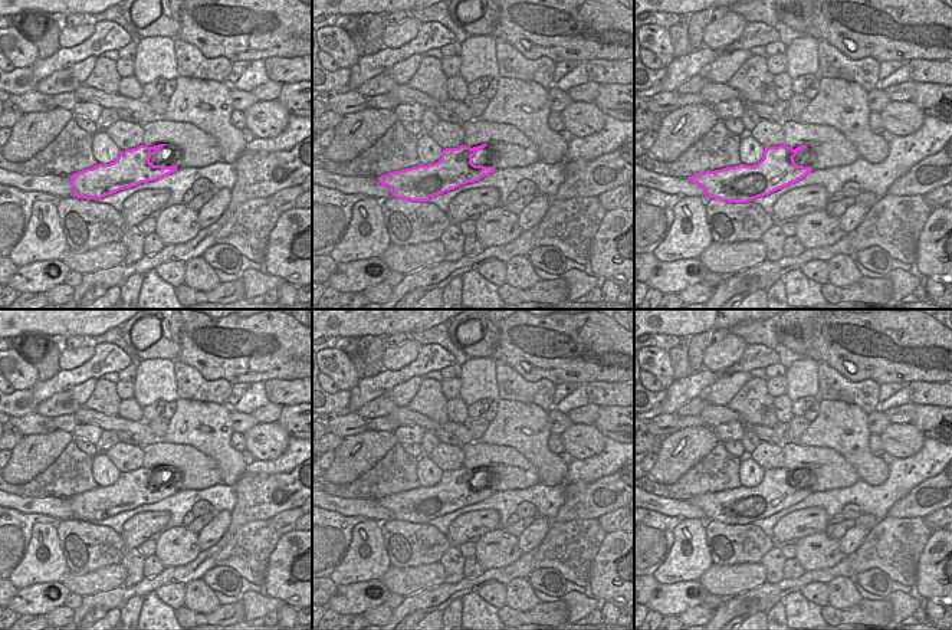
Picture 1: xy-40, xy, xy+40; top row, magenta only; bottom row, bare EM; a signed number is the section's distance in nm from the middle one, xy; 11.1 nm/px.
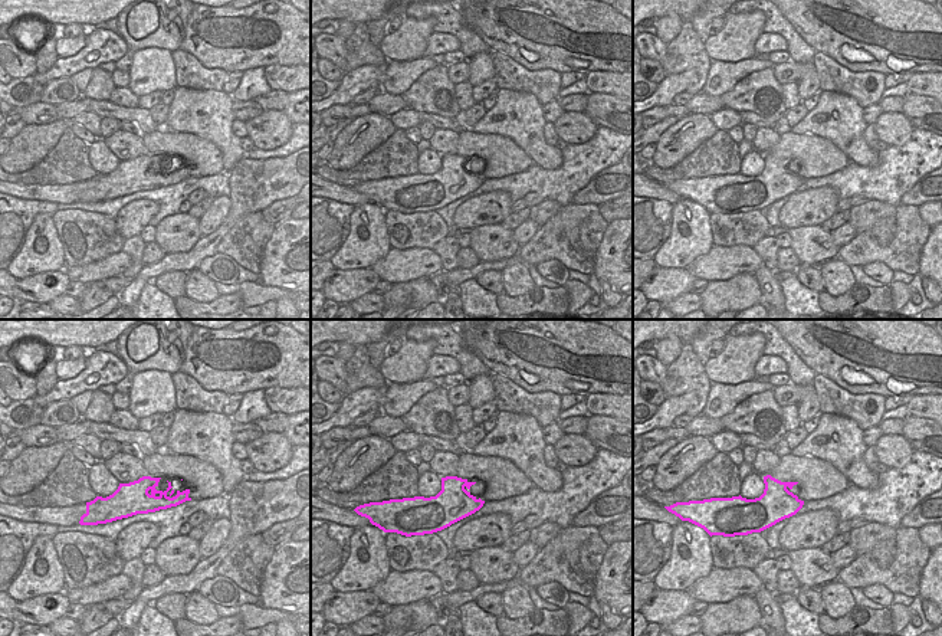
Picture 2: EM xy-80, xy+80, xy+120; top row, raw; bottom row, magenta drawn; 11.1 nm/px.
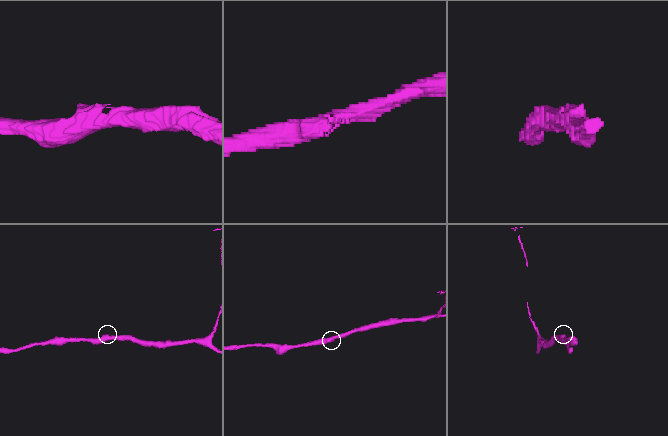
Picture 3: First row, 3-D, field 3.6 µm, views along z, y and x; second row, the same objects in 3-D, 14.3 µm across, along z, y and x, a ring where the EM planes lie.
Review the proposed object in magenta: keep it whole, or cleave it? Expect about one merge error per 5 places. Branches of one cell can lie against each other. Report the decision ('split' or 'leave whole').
leave whole

